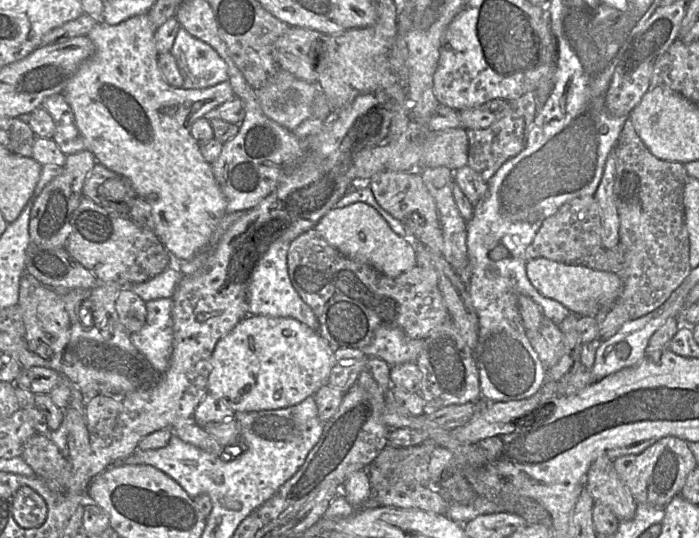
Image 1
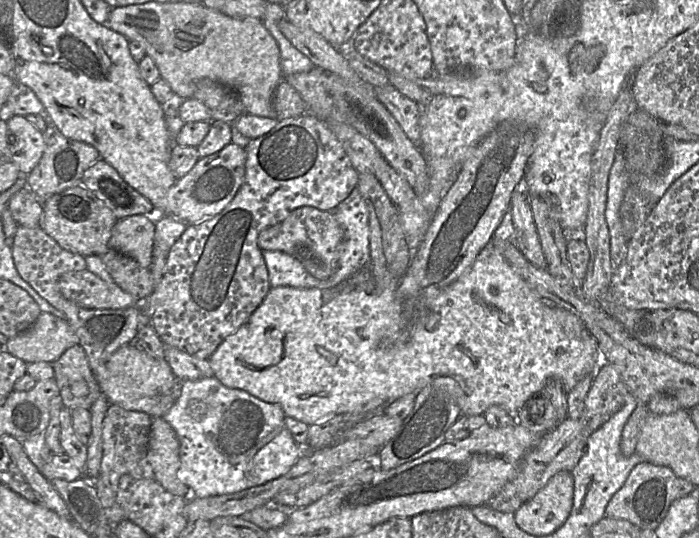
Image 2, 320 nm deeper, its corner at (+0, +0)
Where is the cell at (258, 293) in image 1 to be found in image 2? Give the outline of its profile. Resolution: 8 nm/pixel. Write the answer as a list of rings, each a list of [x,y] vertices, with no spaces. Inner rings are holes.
[[[262,251],[268,271],[270,287],[330,288],[334,284],[319,280],[309,274],[300,261],[281,251]]]

